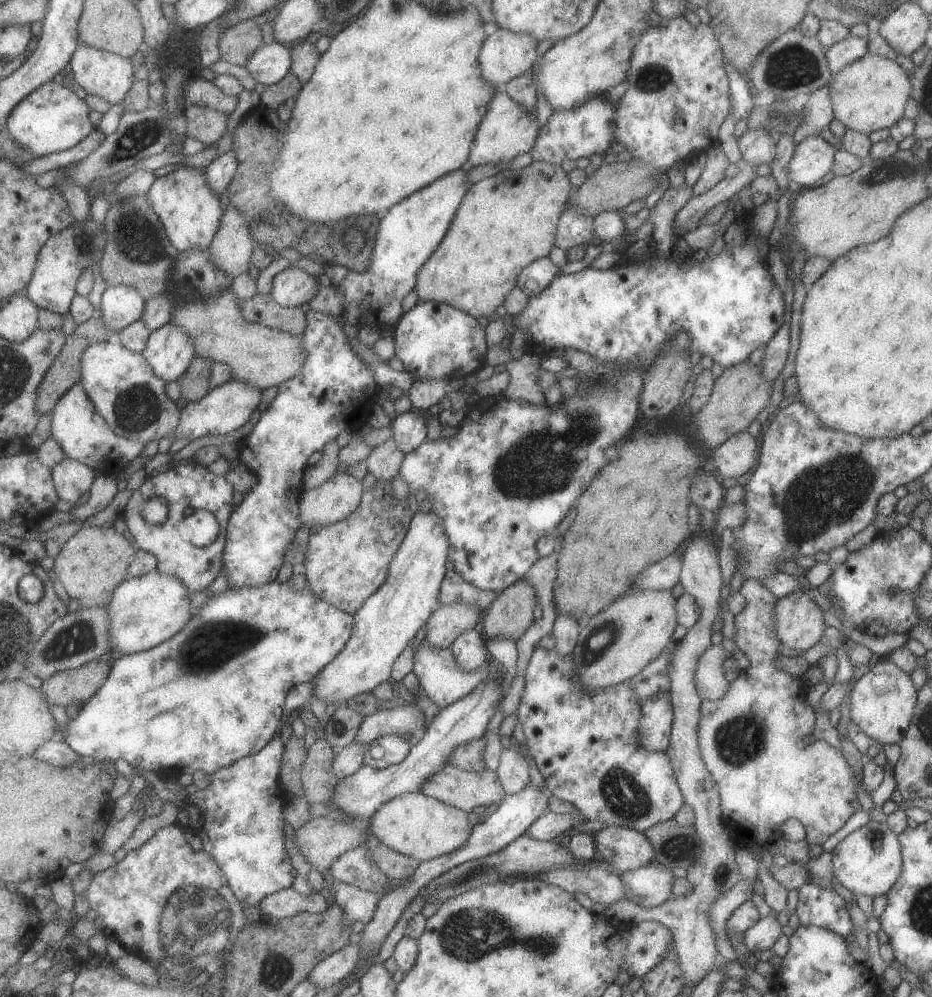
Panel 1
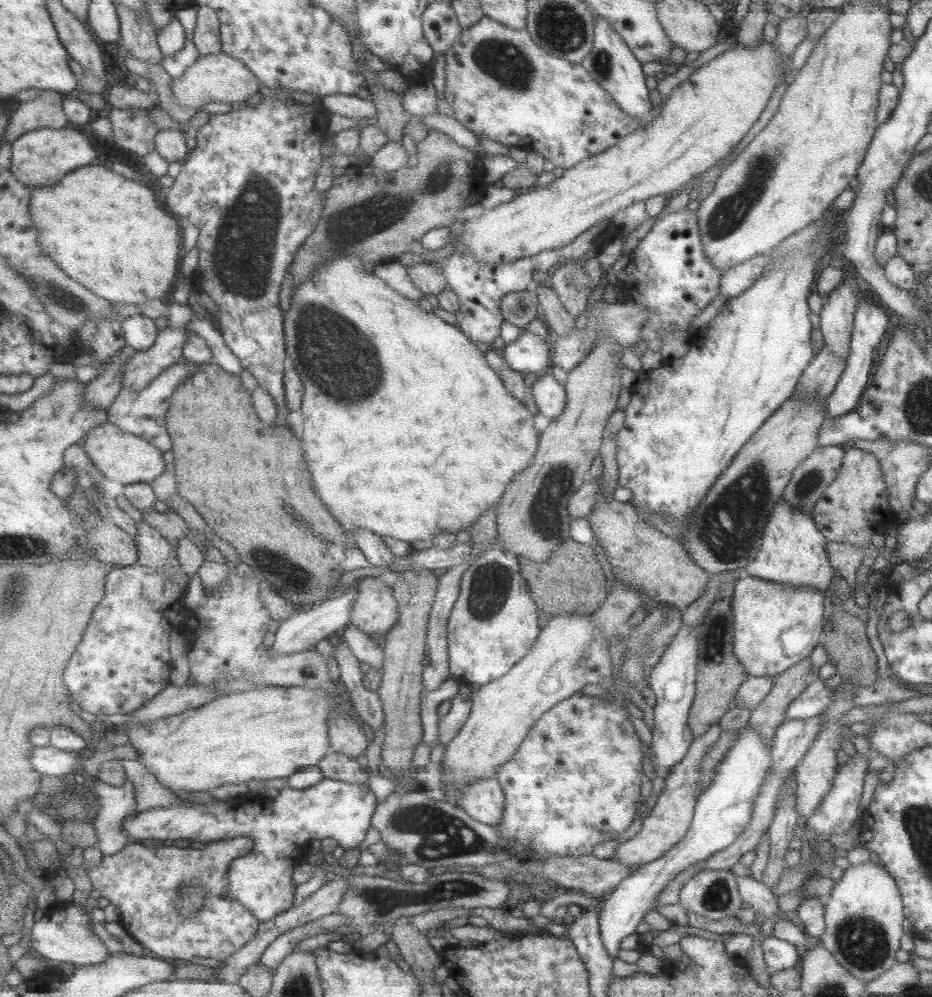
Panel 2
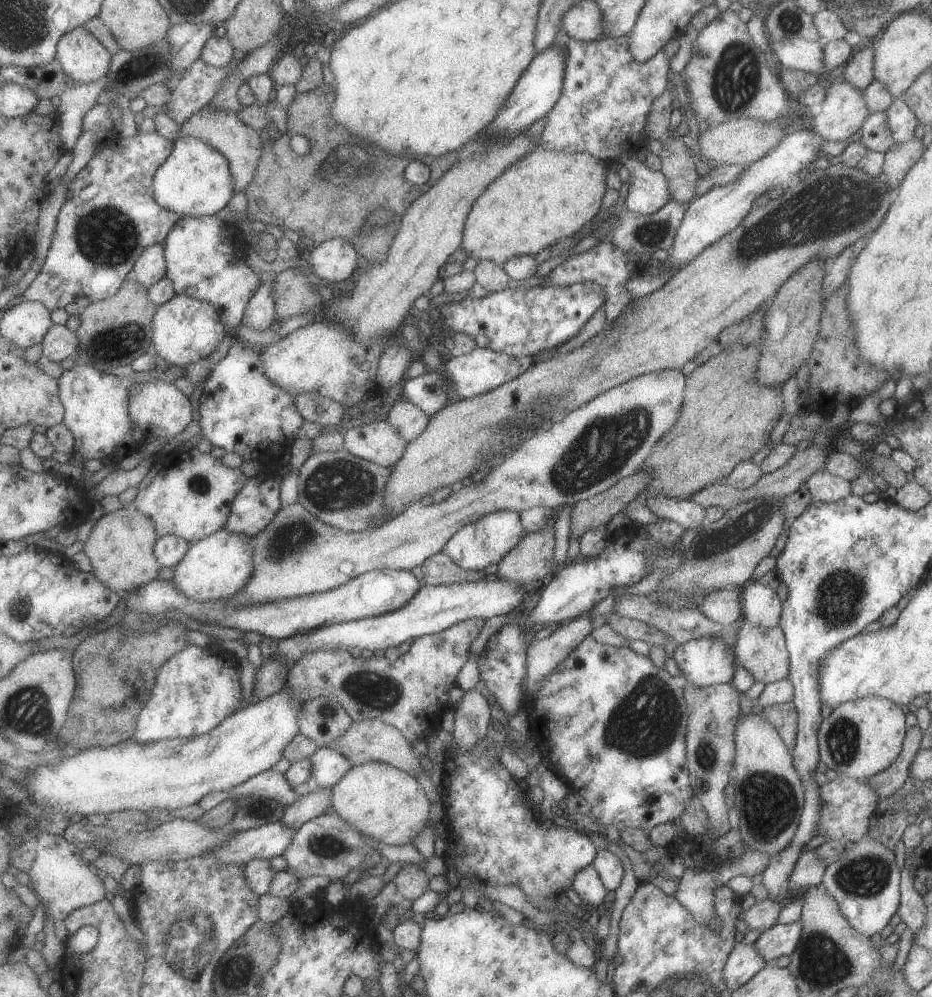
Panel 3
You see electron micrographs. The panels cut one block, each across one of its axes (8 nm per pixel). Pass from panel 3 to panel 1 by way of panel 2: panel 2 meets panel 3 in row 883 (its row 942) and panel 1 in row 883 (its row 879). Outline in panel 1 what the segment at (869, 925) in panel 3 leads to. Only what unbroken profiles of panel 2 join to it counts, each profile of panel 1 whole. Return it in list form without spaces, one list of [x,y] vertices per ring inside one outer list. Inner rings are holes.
[[[869,821],[842,838],[830,853],[833,879],[855,896],[887,894],[901,874],[900,844],[886,822]]]

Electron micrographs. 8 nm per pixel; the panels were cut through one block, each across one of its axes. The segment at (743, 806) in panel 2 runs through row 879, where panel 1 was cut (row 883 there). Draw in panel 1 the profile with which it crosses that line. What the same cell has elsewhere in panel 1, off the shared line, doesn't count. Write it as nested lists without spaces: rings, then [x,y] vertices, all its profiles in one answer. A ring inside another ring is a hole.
[[[641,866],[620,872],[619,878],[628,890],[625,898],[643,908],[655,907],[670,898],[673,874],[671,869]]]

